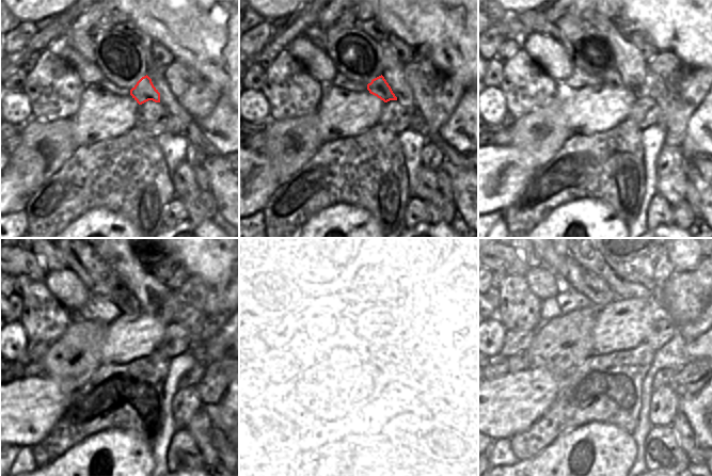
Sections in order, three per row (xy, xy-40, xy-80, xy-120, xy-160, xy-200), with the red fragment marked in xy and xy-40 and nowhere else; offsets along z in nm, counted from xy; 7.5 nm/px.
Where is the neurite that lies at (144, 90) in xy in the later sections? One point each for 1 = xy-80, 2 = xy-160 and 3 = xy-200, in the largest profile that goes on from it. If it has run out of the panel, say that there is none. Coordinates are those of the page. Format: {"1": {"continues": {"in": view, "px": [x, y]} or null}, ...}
{"1": {"continues": {"in": "xy-80", "px": [613, 79]}}, "2": {"continues": {"in": "xy-160", "px": [346, 282]}}, "3": {"continues": {"in": "xy-200", "px": [584, 281]}}}

